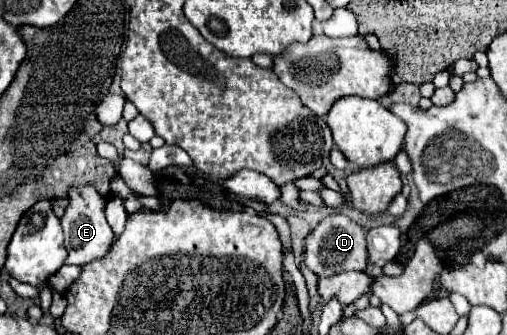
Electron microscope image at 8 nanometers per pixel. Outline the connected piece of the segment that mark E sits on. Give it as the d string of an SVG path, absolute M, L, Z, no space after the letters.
M83 185L77 189L71 189L69 193L69 207L65 209L63 225L65 225L65 249L69 253L67 265L85 265L93 259L105 257L109 253L111 243L113 243L113 231L105 219L105 199L91 187Z

